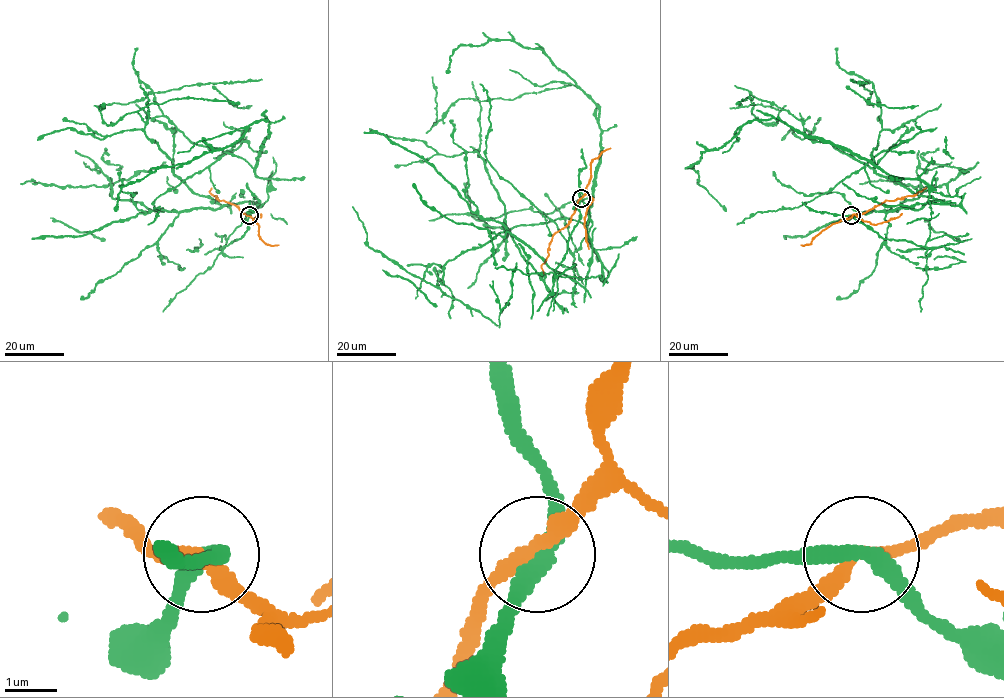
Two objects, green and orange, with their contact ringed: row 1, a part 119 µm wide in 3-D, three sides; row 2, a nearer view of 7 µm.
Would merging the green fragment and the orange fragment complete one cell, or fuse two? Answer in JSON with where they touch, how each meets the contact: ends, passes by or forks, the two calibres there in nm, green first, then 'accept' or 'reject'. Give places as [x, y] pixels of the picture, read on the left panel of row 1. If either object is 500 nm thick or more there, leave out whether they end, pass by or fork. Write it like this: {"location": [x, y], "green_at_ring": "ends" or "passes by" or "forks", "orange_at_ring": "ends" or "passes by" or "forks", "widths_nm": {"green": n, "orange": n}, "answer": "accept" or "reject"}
{"location": [249, 215], "green_at_ring": "passes by", "orange_at_ring": "passes by", "widths_nm": {"green": 340, "orange": 280}, "answer": "reject"}

